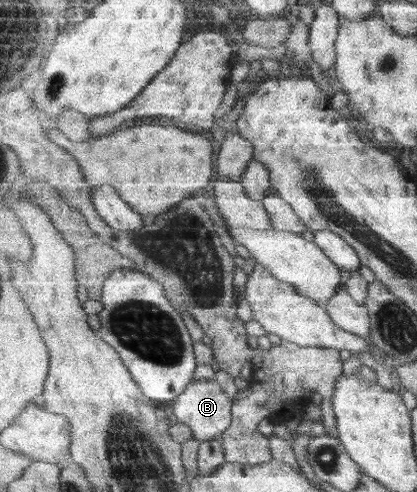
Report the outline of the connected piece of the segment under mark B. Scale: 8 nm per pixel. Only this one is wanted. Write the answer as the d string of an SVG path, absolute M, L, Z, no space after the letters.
M211 379L192 380L188 384L183 394L176 398L172 408L172 412L177 416L177 421L187 424L193 431L194 438L200 441L210 441L220 438L221 435L232 425L232 398L227 396L226 392L219 387L217 381Z

